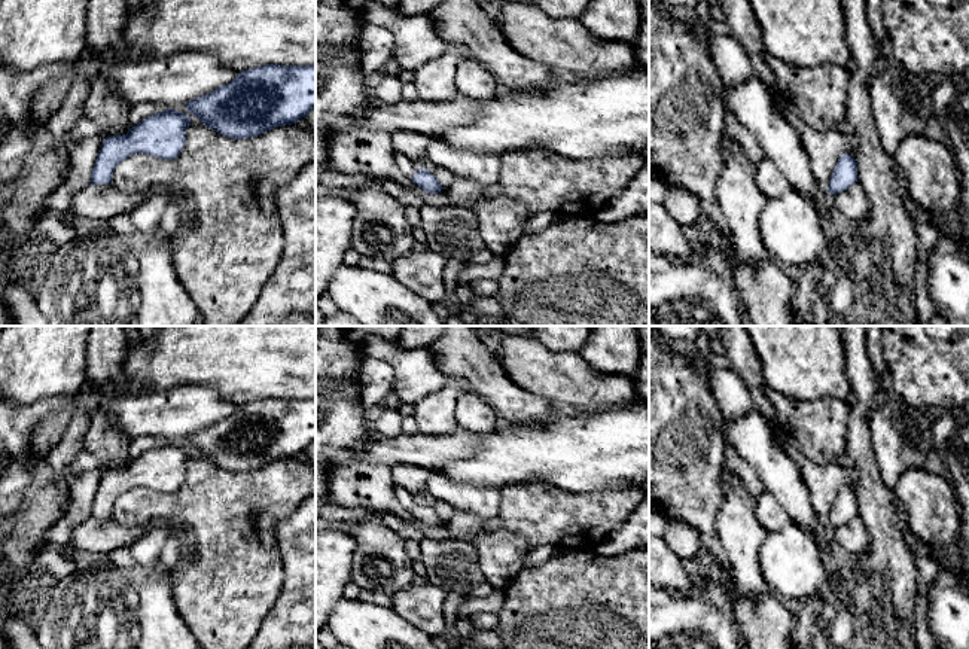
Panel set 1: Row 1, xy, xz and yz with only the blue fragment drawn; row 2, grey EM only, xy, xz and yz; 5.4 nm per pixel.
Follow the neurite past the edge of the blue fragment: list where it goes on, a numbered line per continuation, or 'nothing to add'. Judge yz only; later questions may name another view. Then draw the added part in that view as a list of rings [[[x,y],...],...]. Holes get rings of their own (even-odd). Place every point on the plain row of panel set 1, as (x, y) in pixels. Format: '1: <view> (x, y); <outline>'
nothing to add

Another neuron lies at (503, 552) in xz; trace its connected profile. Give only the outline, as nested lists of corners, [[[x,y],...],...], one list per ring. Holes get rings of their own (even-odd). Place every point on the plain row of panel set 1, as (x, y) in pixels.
[[[494,530],[469,542],[485,564],[485,582],[503,589],[524,567],[531,551],[527,537],[509,530]]]

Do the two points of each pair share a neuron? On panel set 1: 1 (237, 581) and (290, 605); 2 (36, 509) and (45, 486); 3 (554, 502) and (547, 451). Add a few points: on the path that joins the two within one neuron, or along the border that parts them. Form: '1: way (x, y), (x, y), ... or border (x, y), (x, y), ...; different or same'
1: border (285, 564), (285, 581), (280, 594), (258, 628); different
2: way (42, 503), (45, 491); same
3: border (515, 486), (547, 483), (569, 491), (585, 493); different

